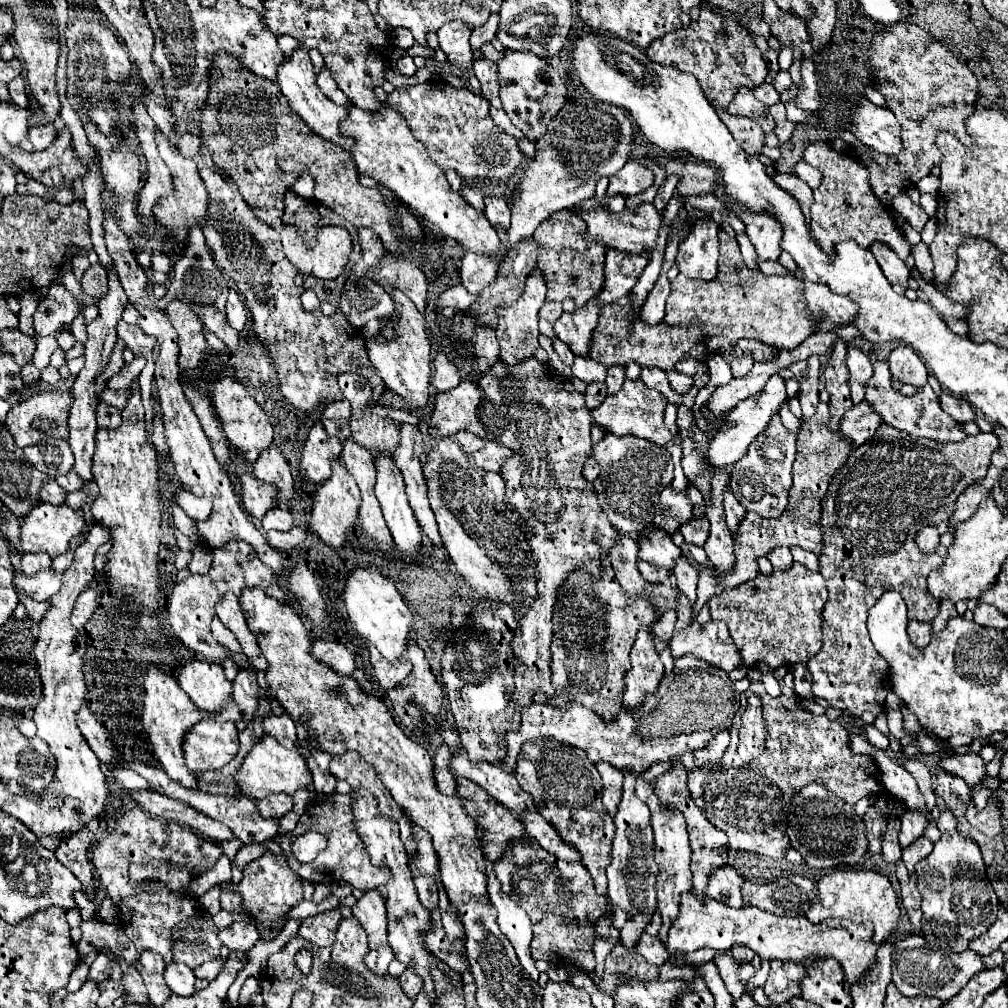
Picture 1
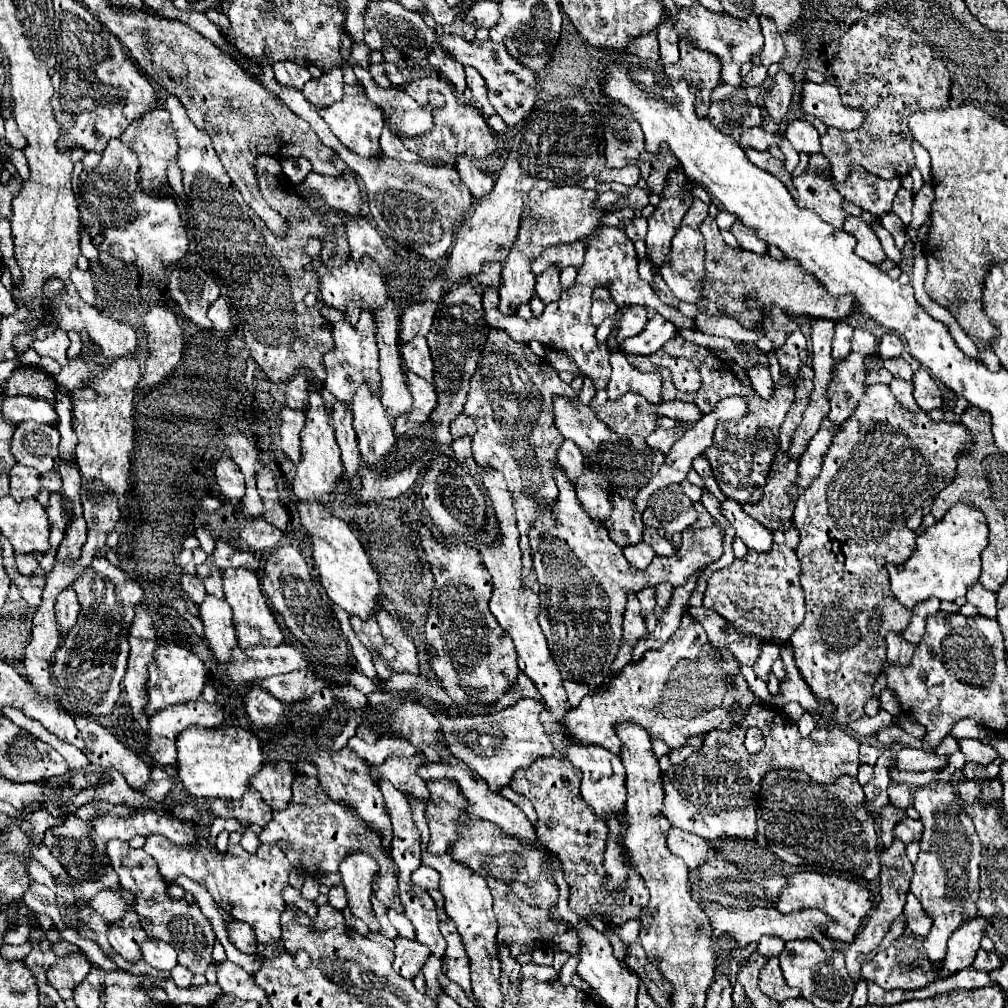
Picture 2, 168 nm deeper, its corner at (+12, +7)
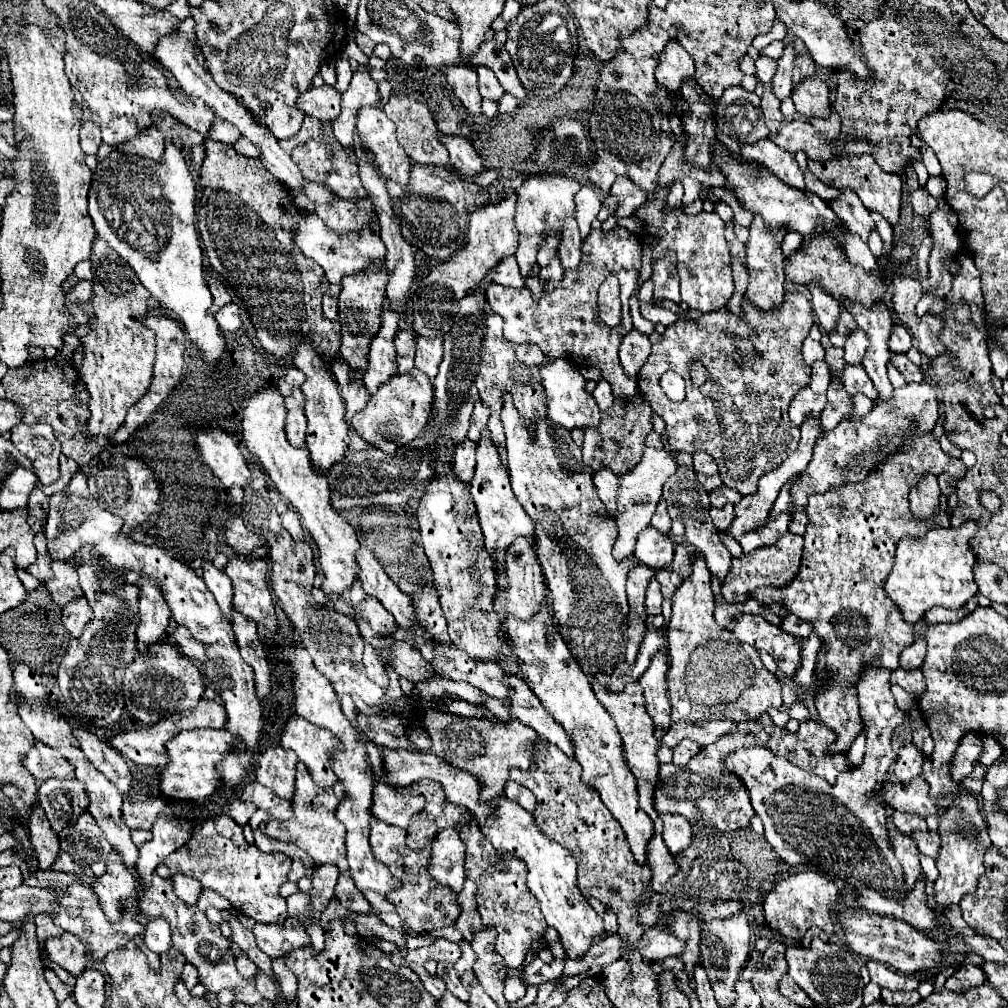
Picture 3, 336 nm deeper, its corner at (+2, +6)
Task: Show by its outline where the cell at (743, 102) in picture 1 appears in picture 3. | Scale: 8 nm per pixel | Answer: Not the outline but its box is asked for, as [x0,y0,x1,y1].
[716,86,768,146]

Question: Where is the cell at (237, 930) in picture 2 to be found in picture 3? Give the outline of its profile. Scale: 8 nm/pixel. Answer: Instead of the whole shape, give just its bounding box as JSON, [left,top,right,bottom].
[254,910,310,958]

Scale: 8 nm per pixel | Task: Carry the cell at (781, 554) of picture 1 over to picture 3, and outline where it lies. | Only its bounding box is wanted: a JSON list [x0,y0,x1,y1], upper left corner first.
[710,486,740,506]

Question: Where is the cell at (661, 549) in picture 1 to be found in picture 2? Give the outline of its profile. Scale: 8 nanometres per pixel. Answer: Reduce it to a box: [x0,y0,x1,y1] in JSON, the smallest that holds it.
[608,493,644,547]

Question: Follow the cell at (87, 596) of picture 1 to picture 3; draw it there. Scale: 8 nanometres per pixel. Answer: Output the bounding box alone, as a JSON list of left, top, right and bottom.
[62,596,90,638]

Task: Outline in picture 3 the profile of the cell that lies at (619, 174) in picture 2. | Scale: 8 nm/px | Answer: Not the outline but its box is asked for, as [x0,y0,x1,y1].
[610,178,648,218]

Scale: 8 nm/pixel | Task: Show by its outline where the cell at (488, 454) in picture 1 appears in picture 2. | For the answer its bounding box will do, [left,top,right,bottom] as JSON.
[450,435,479,472]

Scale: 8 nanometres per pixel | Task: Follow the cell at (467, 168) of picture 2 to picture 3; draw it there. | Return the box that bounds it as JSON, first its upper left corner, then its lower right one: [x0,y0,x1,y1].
[440,136,486,176]

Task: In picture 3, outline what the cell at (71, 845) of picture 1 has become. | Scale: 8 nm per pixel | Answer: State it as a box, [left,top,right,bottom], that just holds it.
[60,812,112,878]

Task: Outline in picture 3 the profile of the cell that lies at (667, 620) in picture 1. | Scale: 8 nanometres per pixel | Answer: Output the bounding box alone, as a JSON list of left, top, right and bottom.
[646,578,662,614]

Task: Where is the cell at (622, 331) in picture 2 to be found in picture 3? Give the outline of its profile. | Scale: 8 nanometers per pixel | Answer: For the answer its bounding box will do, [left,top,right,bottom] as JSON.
[620,328,652,374]

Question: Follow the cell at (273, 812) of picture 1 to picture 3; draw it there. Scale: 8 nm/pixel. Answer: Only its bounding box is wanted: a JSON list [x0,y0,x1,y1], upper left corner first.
[256,748,298,800]

